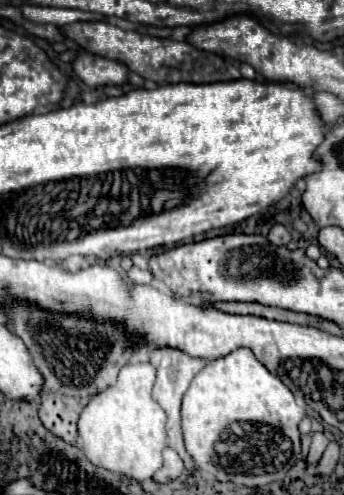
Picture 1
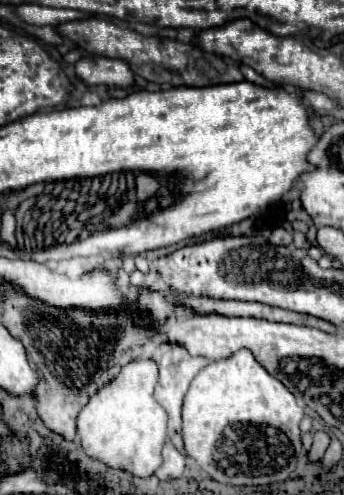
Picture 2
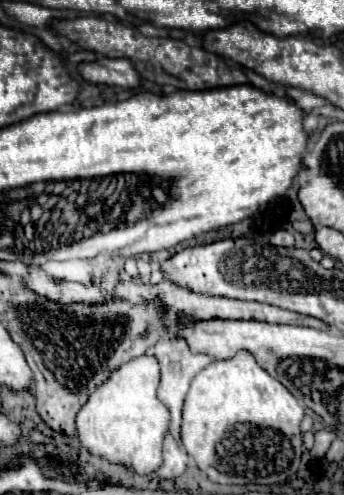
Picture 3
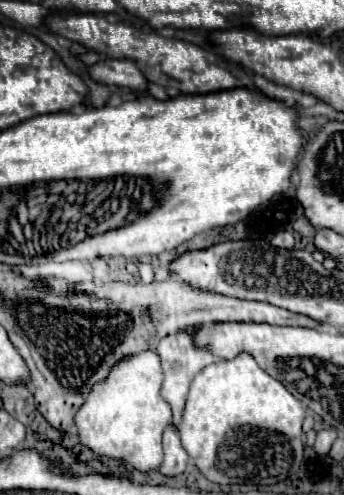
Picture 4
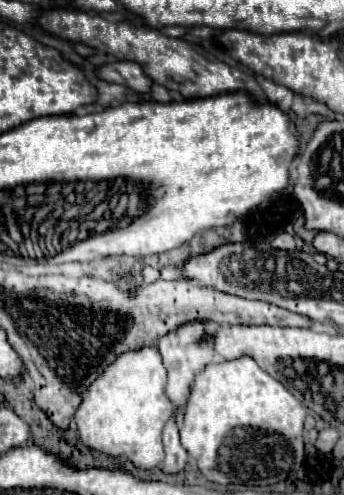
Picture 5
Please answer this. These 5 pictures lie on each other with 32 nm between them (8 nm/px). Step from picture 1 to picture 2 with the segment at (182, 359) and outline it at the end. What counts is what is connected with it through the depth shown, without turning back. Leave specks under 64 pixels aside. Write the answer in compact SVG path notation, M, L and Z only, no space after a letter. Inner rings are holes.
M158 344L156 350L152 352L152 360L158 364L160 376L158 376L158 384L154 390L156 400L162 404L162 408L168 412L168 436L170 442L176 444L176 448L180 448L180 452L184 452L182 446L182 432L180 432L180 408L182 408L182 398L192 382L192 378L210 362L208 358L202 356L190 356L186 352L186 348L178 346L178 344Z

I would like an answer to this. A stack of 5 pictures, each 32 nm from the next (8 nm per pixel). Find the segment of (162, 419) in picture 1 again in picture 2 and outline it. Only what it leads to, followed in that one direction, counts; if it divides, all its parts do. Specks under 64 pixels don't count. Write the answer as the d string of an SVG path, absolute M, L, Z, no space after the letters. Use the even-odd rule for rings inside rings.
M152 360L130 362L108 386L90 398L78 414L78 436L88 456L138 478L148 478L162 466L168 414L152 396L156 380L158 368Z

